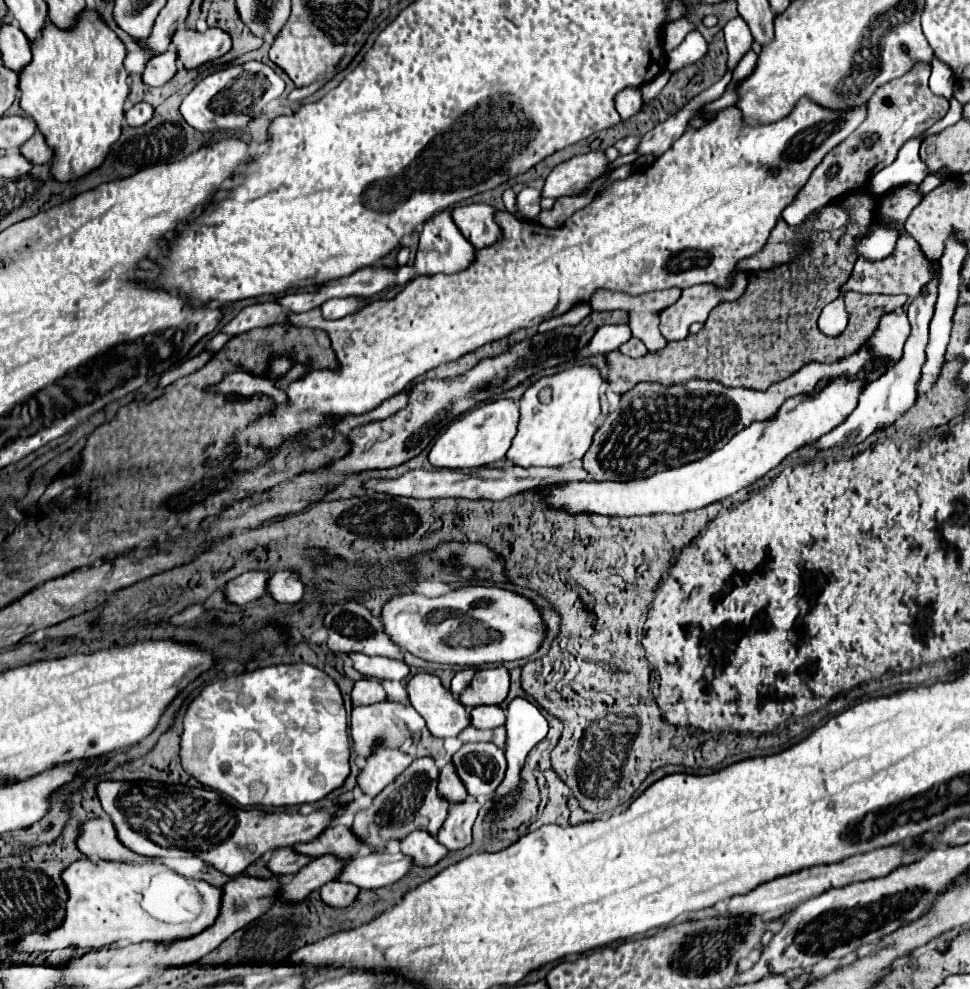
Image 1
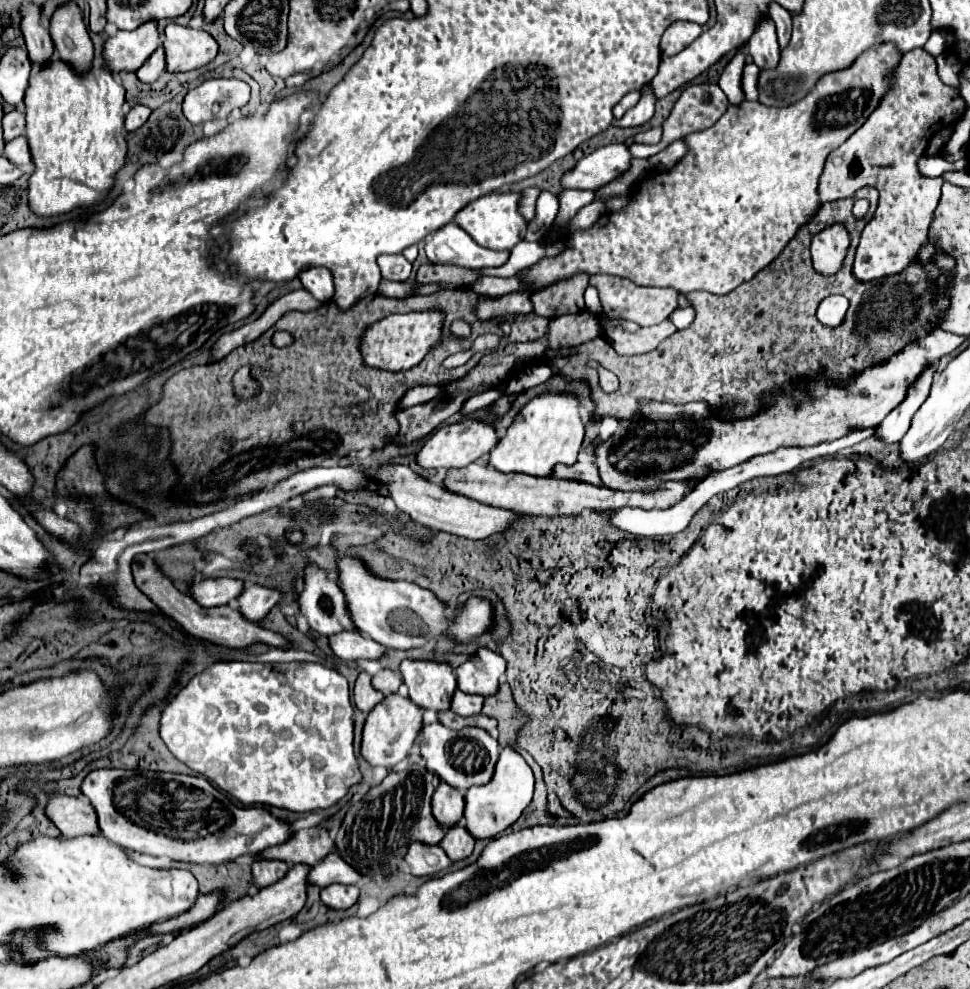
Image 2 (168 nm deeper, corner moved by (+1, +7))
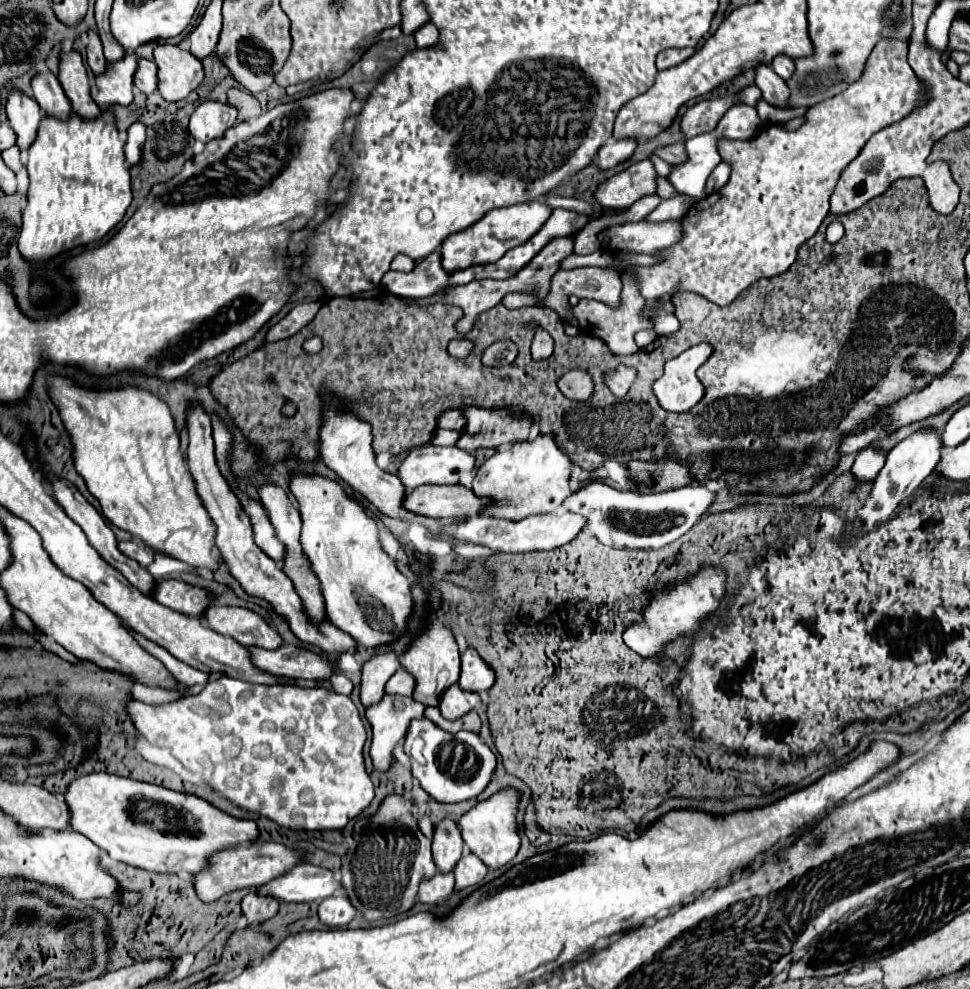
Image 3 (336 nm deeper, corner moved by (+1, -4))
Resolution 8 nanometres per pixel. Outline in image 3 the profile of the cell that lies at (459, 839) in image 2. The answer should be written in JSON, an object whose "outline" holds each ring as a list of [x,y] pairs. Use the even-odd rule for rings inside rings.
{"outline":[[[467,855],[467,857],[461,857],[453,873],[455,873],[455,889],[461,891],[465,887],[481,885],[481,881],[487,875],[487,867],[483,861],[479,861],[479,857]]]}

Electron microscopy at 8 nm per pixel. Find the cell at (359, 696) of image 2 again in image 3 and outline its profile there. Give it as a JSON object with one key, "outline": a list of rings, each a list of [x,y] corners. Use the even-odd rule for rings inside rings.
{"outline":[[[393,651],[373,655],[363,663],[363,681],[361,681],[361,703],[365,707],[381,701],[385,695],[385,683],[401,667],[399,657]]]}

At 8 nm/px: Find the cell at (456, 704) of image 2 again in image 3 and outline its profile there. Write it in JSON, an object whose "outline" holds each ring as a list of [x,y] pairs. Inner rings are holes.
{"outline":[[[455,683],[439,699],[439,709],[441,709],[441,715],[445,719],[459,719],[467,711],[475,709],[479,703],[481,703],[479,693],[467,693],[465,689],[459,689],[459,685]]]}

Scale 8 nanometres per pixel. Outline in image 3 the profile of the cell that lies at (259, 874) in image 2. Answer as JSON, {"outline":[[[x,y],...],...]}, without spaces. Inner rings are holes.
{"outline":[[[251,891],[243,903],[241,903],[243,915],[247,917],[249,925],[259,925],[269,919],[273,919],[279,911],[279,901],[273,897],[259,897],[255,891]]]}

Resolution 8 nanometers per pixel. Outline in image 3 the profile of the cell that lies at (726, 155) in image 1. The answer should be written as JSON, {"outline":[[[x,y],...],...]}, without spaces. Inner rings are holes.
{"outline":[[[881,39],[873,49],[861,79],[851,83],[843,93],[811,107],[807,111],[807,123],[797,131],[785,131],[781,125],[769,125],[763,127],[761,133],[753,139],[721,141],[719,153],[733,169],[727,185],[707,195],[701,203],[695,203],[687,211],[683,217],[683,241],[657,253],[657,257],[661,257],[659,265],[629,267],[625,271],[637,273],[641,281],[641,295],[649,301],[663,295],[673,297],[679,289],[695,291],[715,305],[729,305],[757,279],[775,277],[791,267],[797,257],[797,249],[817,233],[821,221],[829,213],[829,197],[849,161],[859,155],[873,133],[885,129],[885,125],[901,121],[927,101],[927,87],[919,81],[919,77],[915,77],[915,71],[907,63],[907,41]]]}

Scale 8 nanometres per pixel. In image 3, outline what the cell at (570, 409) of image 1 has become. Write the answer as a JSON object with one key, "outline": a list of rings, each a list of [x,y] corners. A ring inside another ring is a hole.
{"outline":[[[539,435],[527,443],[513,443],[501,447],[491,459],[487,459],[475,479],[473,493],[477,497],[489,499],[491,503],[483,507],[483,517],[521,521],[537,513],[553,513],[571,495],[569,489],[569,457],[557,447],[553,435]]]}

